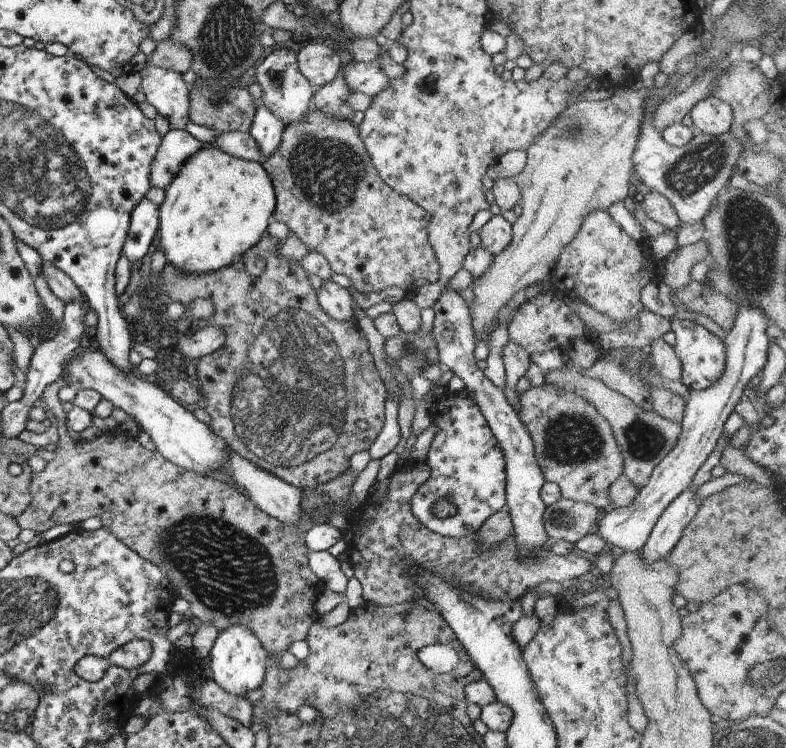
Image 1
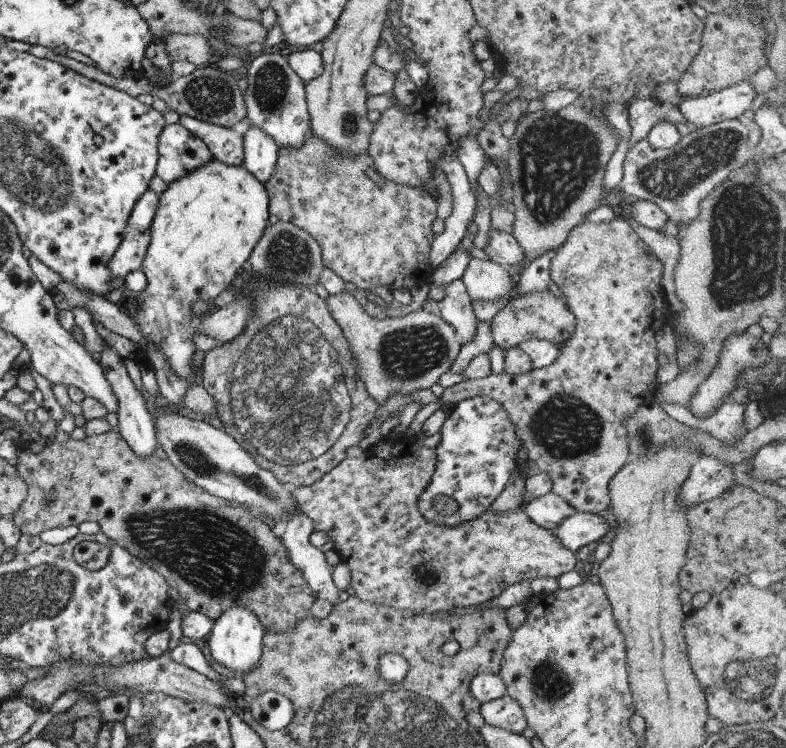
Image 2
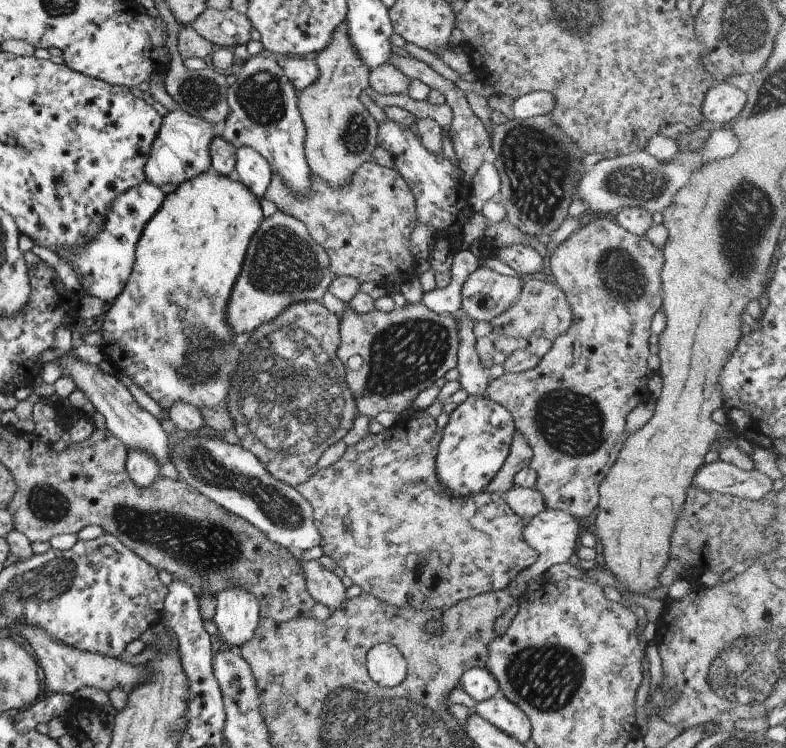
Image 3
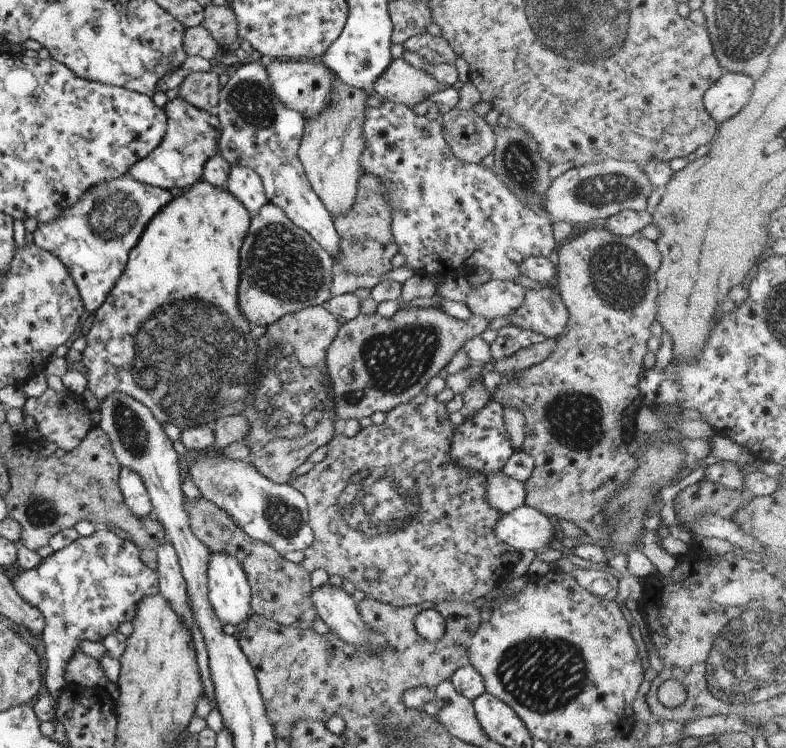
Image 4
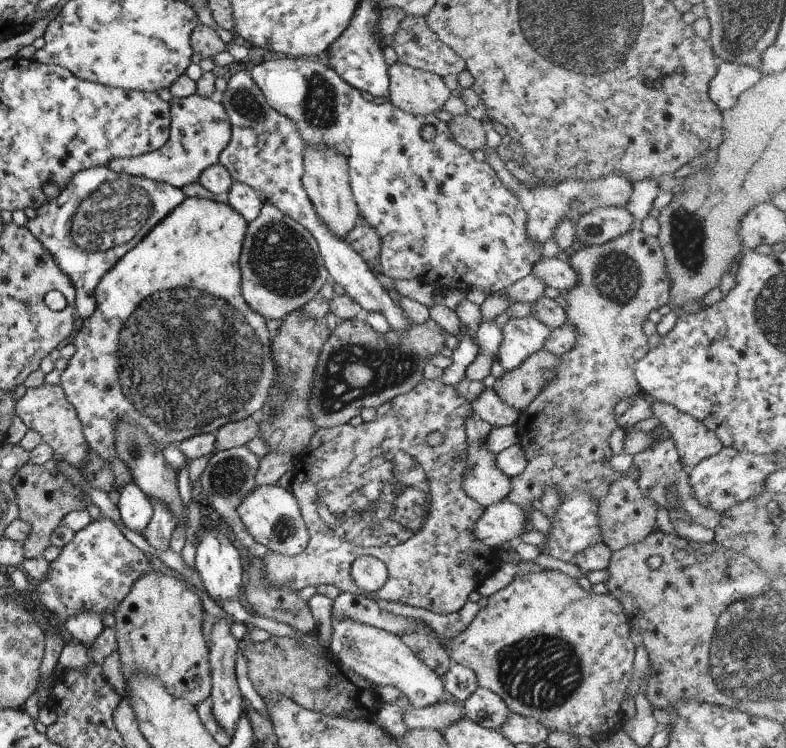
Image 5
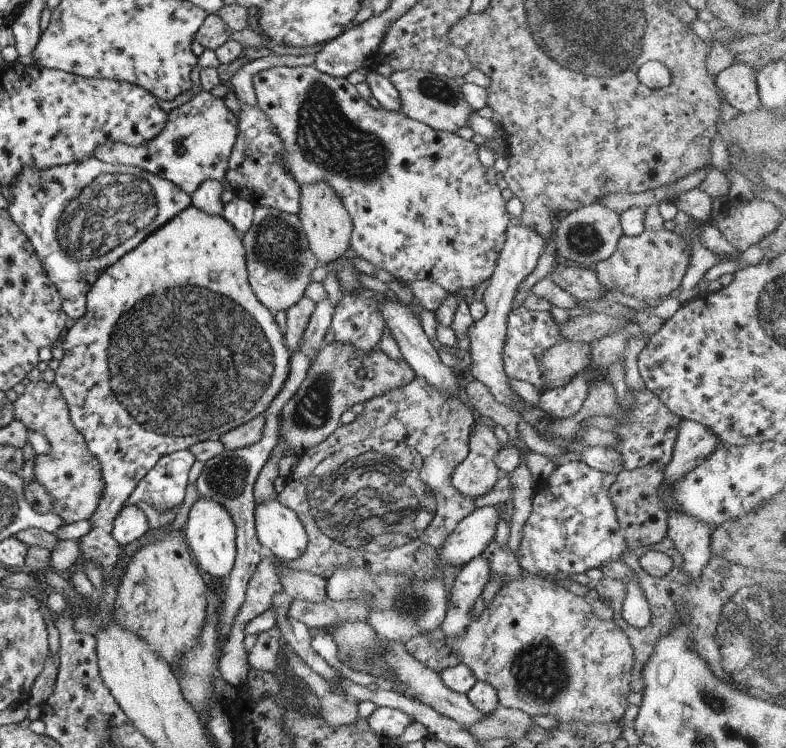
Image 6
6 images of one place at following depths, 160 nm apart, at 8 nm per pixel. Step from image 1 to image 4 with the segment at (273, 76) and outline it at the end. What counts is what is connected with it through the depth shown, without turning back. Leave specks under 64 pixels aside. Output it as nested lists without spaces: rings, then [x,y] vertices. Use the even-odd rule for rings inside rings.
[[[260,60],[239,65],[233,75],[228,78],[226,84],[220,87],[218,103],[214,112],[220,124],[218,153],[231,167],[233,165],[245,165],[254,170],[261,179],[267,202],[278,206],[295,226],[310,234],[311,238],[333,258],[334,254],[338,253],[340,238],[335,232],[331,215],[309,184],[297,156],[305,118],[296,110],[286,107],[273,94],[270,88],[270,80]]]

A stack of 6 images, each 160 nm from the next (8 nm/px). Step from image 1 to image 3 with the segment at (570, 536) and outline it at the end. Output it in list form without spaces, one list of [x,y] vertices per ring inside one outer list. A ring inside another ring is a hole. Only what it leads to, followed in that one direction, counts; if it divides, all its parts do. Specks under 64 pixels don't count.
[[[515,486],[504,492],[502,497],[506,505],[526,522],[547,509],[543,495],[535,488]]]

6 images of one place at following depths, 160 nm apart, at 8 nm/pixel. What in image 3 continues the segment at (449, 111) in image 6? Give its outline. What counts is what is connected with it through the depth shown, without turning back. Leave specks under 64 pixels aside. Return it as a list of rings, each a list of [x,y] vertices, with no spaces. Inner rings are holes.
[[[385,62],[368,72],[369,93],[382,95],[403,93],[410,80],[391,63]]]

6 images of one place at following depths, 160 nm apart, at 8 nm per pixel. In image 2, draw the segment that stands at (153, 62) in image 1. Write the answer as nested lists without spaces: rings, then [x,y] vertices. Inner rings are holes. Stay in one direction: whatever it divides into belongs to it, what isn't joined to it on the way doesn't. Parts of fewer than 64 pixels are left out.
[[[173,33],[163,38],[167,58],[173,62],[189,62],[196,67],[209,65],[213,56],[208,40],[201,35],[180,35]]]

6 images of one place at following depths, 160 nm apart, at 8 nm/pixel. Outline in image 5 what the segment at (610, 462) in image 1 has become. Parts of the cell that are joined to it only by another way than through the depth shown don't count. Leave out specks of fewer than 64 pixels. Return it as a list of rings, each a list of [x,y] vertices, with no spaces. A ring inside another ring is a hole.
[[[638,227],[600,245],[582,245],[579,250],[573,251],[568,257],[569,266],[576,272],[576,281],[571,288],[568,288],[562,294],[562,297],[567,306],[564,308],[566,322],[568,325],[573,326],[573,330],[576,332],[575,343],[569,351],[558,356],[558,365],[554,368],[552,380],[532,398],[532,401],[525,407],[525,410],[518,412],[516,421],[513,424],[518,436],[517,443],[524,450],[527,464],[525,465],[523,472],[510,478],[511,490],[505,500],[512,502],[513,504],[518,504],[524,509],[530,508],[532,502],[535,503],[536,501],[539,501],[539,498],[541,498],[541,495],[543,494],[543,490],[549,490],[549,488],[555,488],[561,500],[569,495],[583,491],[595,504],[599,505],[604,494],[607,494],[607,489],[617,479],[620,479],[623,476],[622,474],[619,474],[619,472],[615,472],[615,470],[609,466],[608,458],[612,454],[611,449],[609,449],[609,443],[607,443],[607,438],[609,438],[609,434],[611,434],[616,427],[619,427],[615,421],[616,416],[613,406],[615,406],[615,404],[622,398],[641,393],[634,377],[634,367],[636,362],[639,359],[642,359],[643,356],[645,356],[645,353],[649,350],[647,347],[647,337],[643,334],[643,322],[647,320],[647,314],[649,314],[651,310],[659,310],[663,312],[665,304],[669,301],[668,292],[670,280],[664,267],[664,256],[661,248],[659,248],[658,240],[656,237],[648,237],[646,234],[643,234],[643,231]]]

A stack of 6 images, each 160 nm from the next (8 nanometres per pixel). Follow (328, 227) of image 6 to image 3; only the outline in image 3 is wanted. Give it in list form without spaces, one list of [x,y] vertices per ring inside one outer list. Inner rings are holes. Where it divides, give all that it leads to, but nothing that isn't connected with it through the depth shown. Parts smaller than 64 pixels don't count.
[[[343,19],[333,30],[331,35],[331,40],[324,46],[318,53],[312,56],[316,65],[318,66],[317,78],[306,86],[303,90],[300,90],[297,94],[297,106],[306,130],[305,140],[304,140],[304,155],[308,164],[308,168],[313,175],[321,177],[327,185],[332,187],[338,187],[342,185],[350,176],[357,170],[364,162],[371,160],[373,149],[376,147],[376,130],[378,129],[378,124],[376,120],[370,115],[367,110],[367,104],[365,99],[367,99],[369,94],[368,86],[368,72],[370,68],[363,64],[363,61],[359,58],[356,50],[352,47],[350,43],[350,38],[348,37],[348,26],[347,21]]]

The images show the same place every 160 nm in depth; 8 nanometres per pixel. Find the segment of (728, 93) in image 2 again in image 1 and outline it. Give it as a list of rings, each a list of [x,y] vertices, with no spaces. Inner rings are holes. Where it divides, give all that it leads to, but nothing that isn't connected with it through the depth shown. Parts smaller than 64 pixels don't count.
[[[707,96],[693,105],[689,111],[689,118],[695,132],[719,136],[729,132],[731,109],[726,102]]]

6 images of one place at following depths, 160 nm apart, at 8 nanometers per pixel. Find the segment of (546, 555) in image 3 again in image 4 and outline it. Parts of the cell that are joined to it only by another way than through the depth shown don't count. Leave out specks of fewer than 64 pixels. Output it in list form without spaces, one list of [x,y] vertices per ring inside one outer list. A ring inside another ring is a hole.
[[[521,505],[511,512],[502,513],[494,528],[495,536],[513,549],[545,551],[559,530],[553,518]]]

